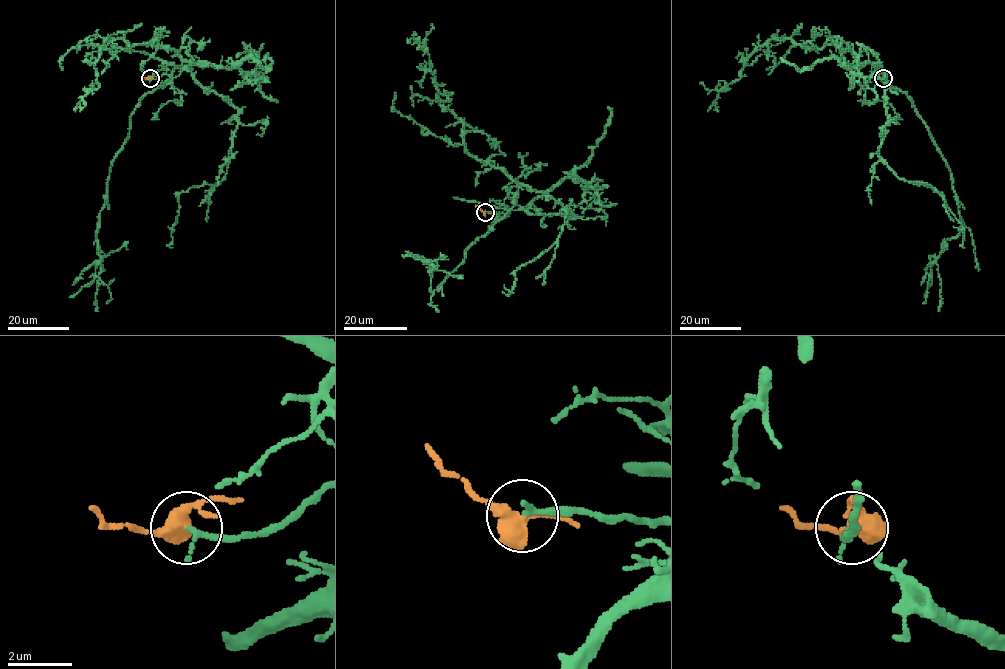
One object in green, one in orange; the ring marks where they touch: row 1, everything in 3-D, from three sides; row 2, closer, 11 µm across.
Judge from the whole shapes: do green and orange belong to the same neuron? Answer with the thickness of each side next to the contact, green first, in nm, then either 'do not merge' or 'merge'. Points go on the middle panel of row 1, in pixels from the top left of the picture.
calibres 130 and 400 nm; merge

